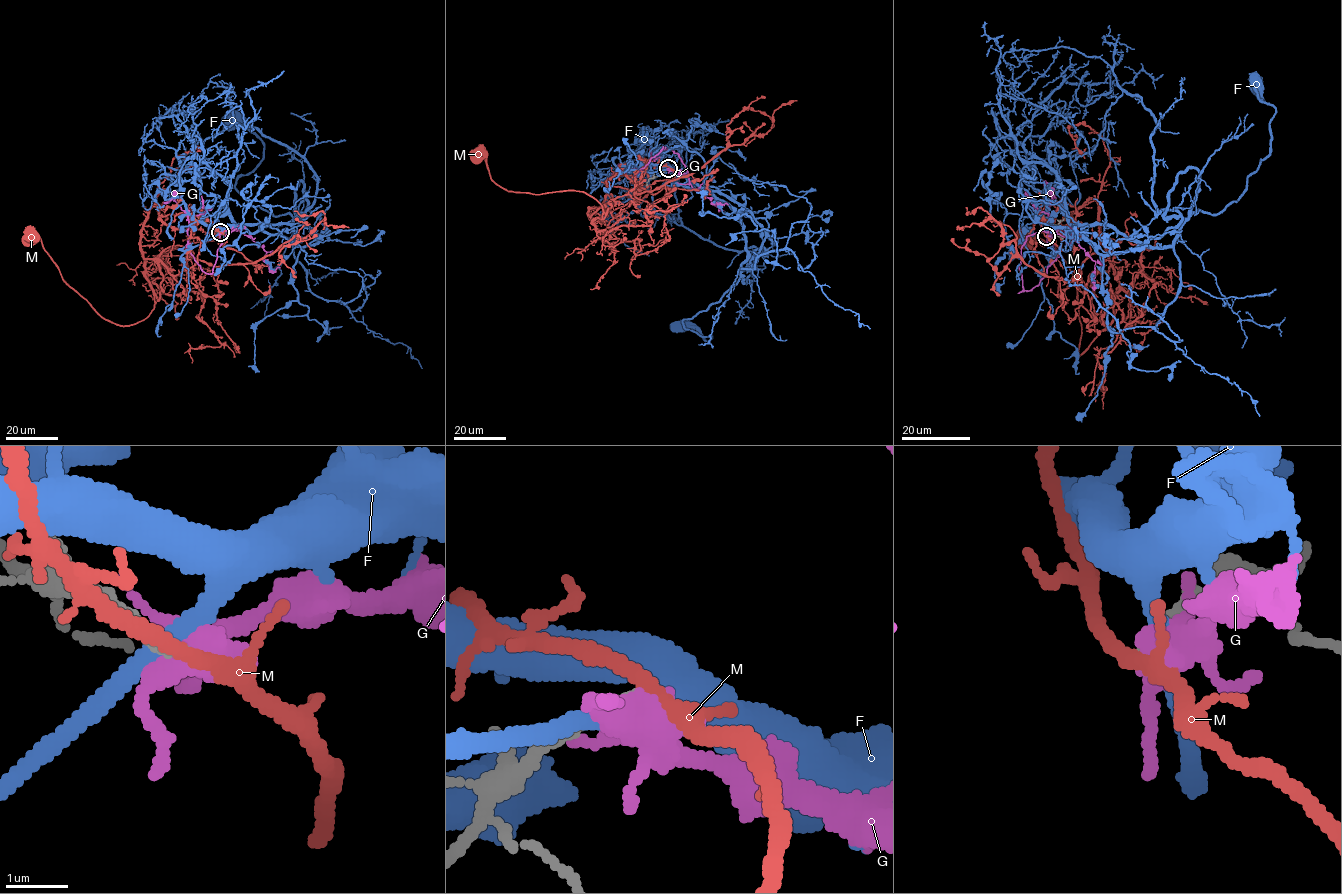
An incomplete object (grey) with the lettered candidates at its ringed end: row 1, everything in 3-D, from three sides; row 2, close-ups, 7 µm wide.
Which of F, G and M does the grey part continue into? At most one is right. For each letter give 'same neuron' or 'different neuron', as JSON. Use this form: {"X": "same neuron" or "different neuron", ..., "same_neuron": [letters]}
{"F": "different neuron", "G": "different neuron", "M": "different neuron", "same_neuron": []}

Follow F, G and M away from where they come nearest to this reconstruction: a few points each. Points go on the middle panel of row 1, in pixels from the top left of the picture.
F: (667, 168), (746, 208), (765, 238), (754, 264), (718, 301), (682, 321), (711, 338), (681, 324)
G: (668, 168), (687, 174), (679, 156), (665, 147), (635, 175), (653, 160), (650, 149)
M: (669, 167), (671, 179), (641, 189), (641, 202), (609, 202), (602, 219), (579, 191), (509, 191), (479, 152)

